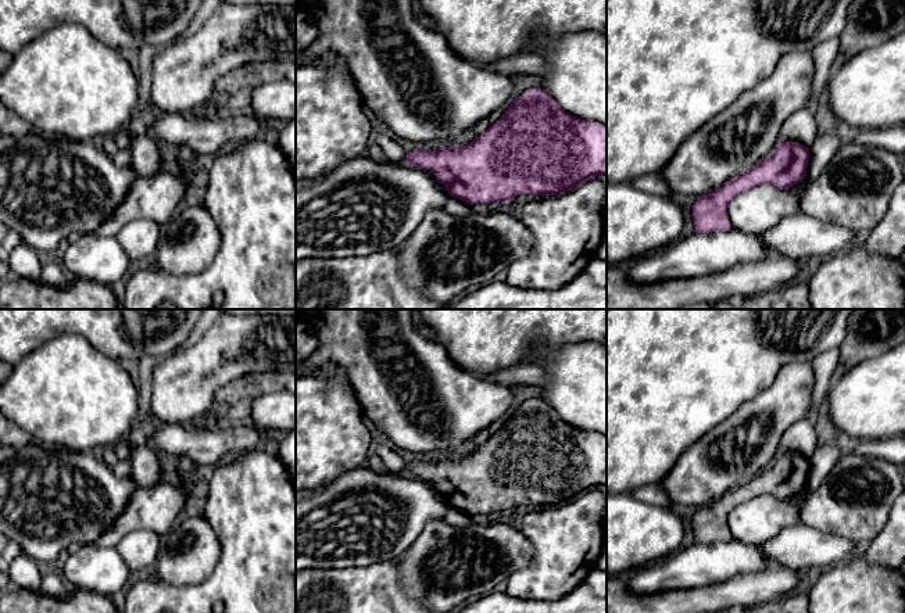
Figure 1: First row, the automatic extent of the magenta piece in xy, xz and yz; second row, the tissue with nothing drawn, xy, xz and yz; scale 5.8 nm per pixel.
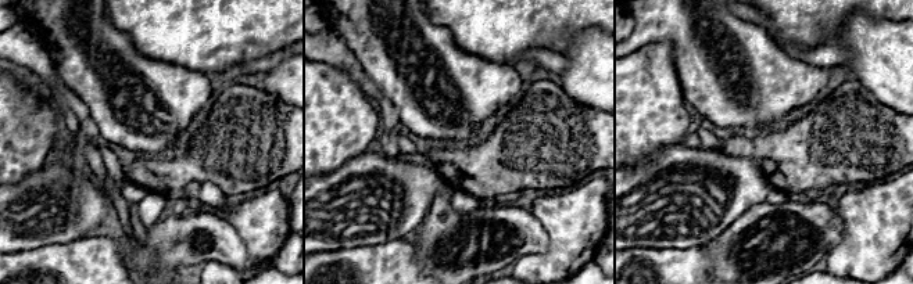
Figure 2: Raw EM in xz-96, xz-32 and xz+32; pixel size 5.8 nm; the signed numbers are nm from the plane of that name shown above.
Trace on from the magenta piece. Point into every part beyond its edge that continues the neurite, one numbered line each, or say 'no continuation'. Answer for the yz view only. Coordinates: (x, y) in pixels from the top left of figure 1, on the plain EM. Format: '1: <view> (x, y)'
no continuation

